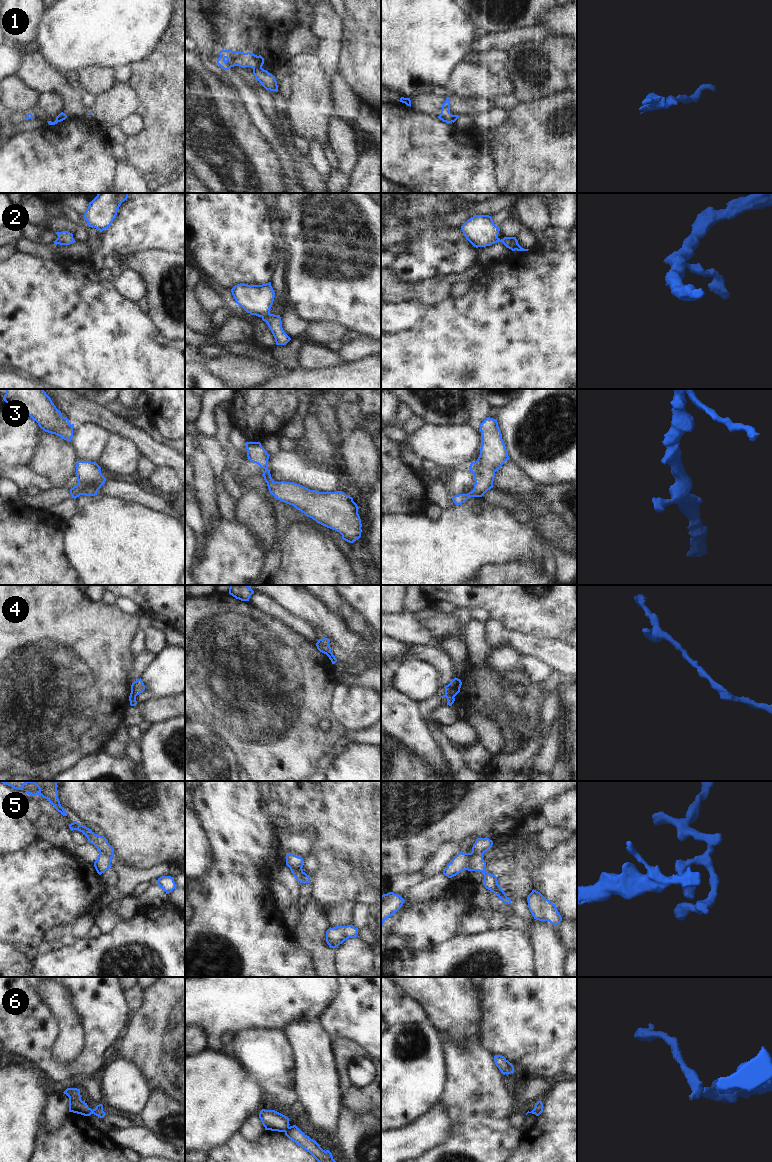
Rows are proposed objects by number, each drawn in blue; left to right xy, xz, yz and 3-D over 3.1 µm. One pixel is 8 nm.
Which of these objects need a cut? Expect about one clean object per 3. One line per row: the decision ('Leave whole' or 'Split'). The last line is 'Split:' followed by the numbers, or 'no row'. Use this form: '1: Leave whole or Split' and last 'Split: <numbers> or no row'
1: Split
2: Leave whole
3: Leave whole
4: Split
5: Split
6: Split
Split: 1, 4, 5, 6.

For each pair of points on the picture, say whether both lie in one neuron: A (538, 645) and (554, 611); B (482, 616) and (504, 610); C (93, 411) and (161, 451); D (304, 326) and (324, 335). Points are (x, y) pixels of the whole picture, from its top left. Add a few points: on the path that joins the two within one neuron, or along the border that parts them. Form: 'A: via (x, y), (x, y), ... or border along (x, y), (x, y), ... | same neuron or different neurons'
A: border along (518, 632), (564, 642) | different neurons
B: border along (473, 610), (484, 609), (490, 617) | different neurons
C: via (110, 422), (131, 431), (144, 443) | same neuron
D: via (309, 330), (319, 332) | same neuron

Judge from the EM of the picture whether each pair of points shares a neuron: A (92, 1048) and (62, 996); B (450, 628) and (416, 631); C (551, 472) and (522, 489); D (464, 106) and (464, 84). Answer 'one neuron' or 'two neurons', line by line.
A: two neurons
B: two neurons
C: two neurons
D: two neurons

